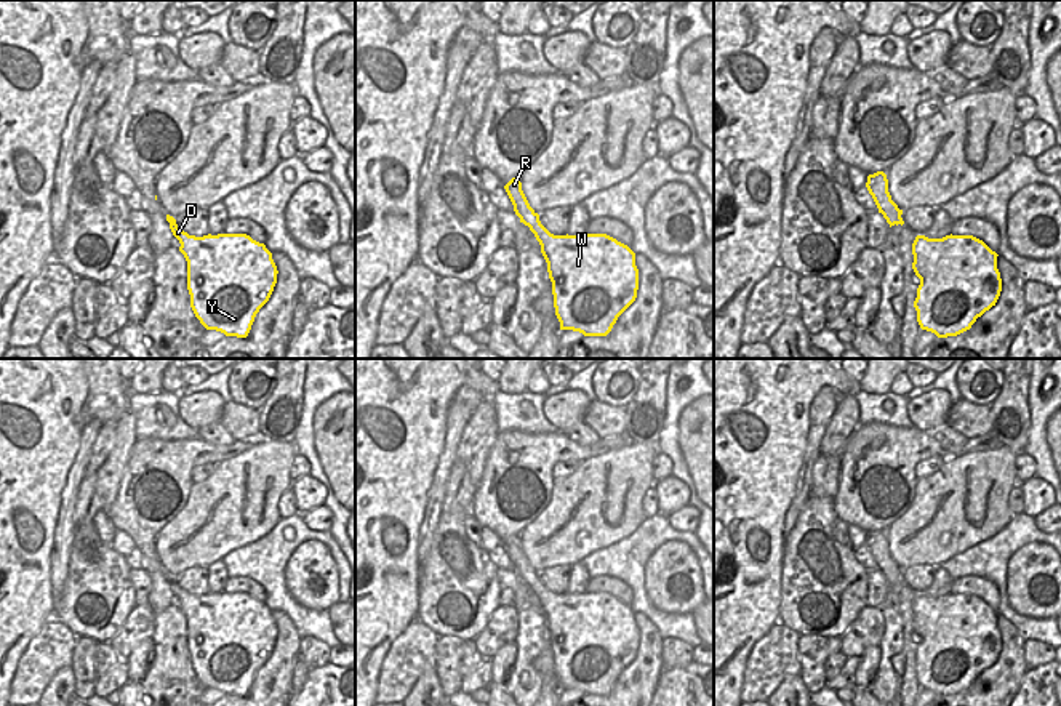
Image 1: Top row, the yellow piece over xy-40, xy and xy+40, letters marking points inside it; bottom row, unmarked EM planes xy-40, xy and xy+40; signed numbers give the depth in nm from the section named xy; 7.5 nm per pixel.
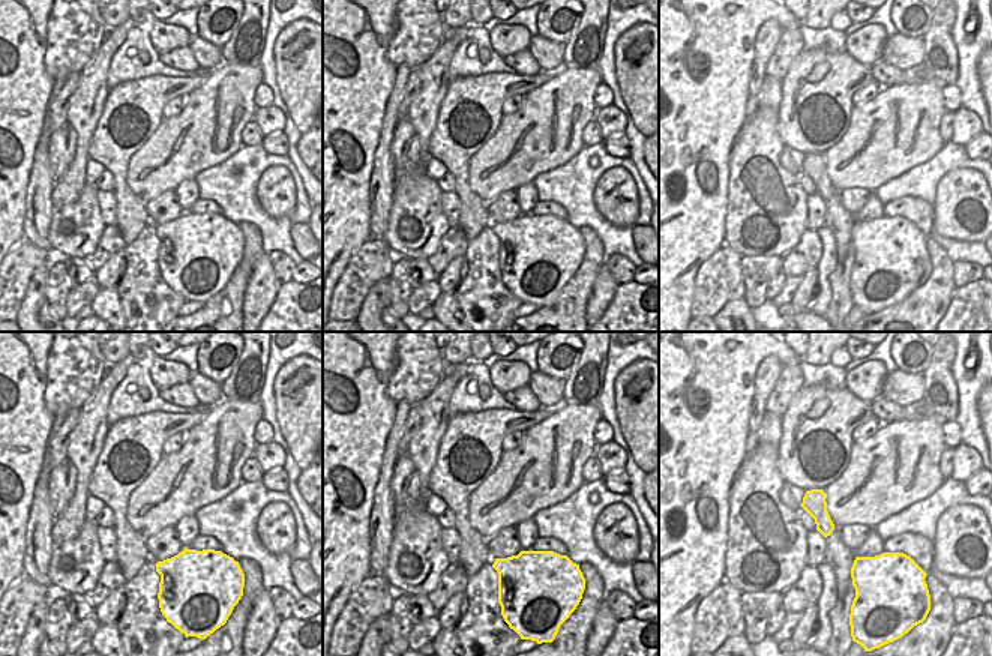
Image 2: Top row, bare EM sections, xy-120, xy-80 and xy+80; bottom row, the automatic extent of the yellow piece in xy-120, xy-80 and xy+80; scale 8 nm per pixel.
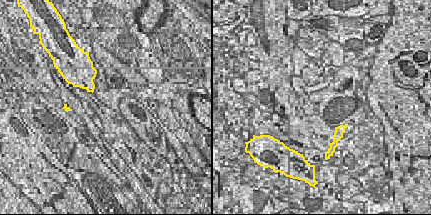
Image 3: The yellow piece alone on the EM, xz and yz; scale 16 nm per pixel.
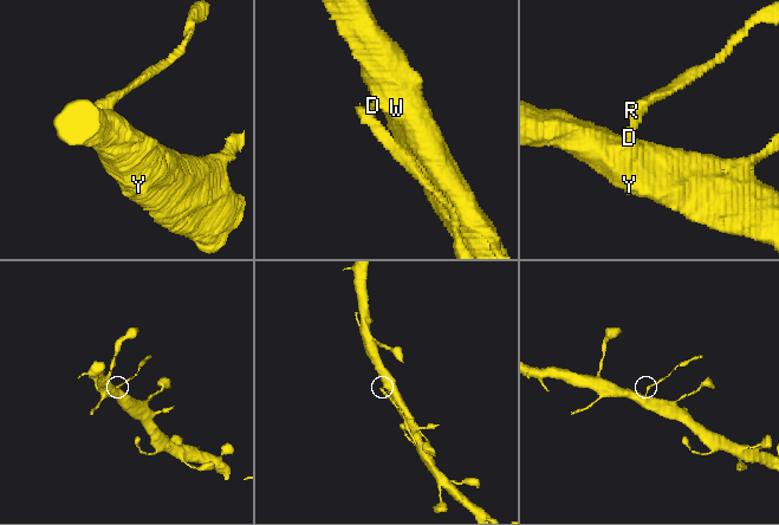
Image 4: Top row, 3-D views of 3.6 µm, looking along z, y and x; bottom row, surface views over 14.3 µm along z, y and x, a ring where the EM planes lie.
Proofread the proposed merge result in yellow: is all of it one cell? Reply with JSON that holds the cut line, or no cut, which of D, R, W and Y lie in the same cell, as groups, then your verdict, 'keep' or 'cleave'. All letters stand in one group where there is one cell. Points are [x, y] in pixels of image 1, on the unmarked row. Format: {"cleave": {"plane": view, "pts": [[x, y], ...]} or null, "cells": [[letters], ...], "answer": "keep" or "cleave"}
{"cleave": {"plane": "xy", "pts": [[538, 578], [528, 585]]}, "cells": [["D", "W", "Y"], ["R"]], "answer": "cleave"}

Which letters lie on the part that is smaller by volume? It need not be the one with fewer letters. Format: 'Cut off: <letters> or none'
Cut off: R

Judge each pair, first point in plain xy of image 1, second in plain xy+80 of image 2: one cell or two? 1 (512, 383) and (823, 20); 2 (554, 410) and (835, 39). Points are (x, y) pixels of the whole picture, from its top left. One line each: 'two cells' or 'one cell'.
1: one cell
2: two cells

